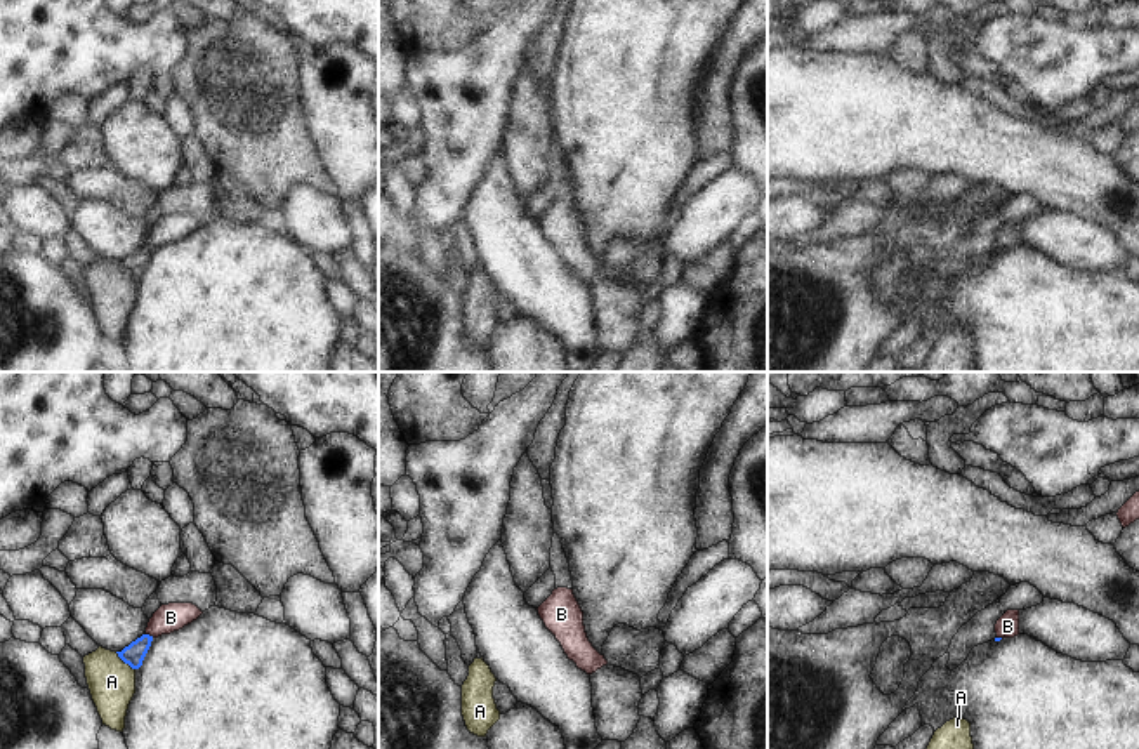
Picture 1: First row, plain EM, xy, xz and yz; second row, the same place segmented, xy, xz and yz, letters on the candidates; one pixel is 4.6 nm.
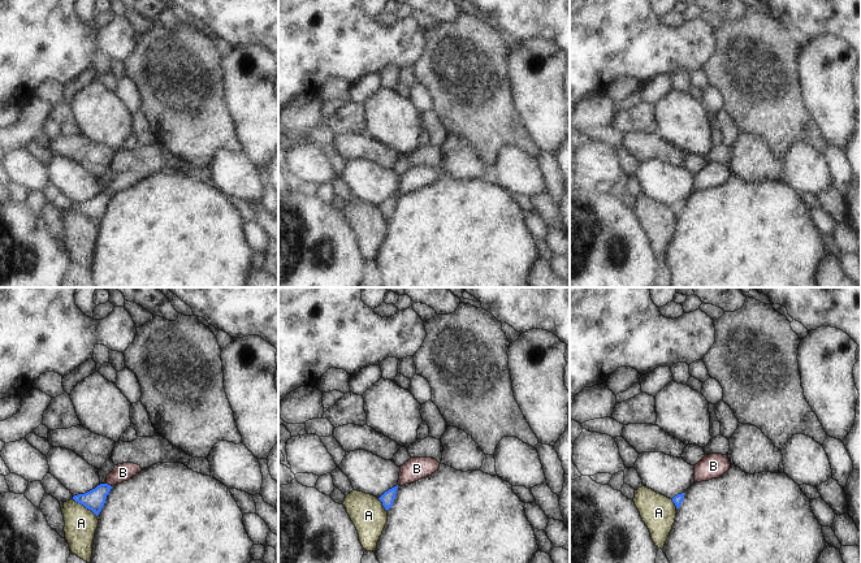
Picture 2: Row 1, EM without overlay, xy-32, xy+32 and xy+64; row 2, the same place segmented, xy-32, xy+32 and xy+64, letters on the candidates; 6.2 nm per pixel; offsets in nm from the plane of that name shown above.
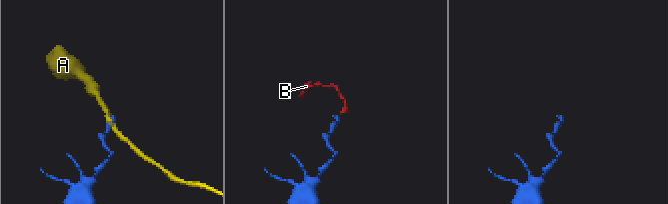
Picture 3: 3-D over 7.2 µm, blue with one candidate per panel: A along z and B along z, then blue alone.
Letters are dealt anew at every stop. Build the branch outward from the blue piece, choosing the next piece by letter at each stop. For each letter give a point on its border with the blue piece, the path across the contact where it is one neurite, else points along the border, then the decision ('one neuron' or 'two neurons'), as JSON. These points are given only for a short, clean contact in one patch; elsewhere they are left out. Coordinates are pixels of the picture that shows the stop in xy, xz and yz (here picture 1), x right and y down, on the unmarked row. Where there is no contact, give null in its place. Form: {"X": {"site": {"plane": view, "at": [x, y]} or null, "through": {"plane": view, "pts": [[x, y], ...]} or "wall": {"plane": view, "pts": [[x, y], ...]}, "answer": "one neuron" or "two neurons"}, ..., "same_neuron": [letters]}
{"A": {"site": {"plane": "xy", "at": [125, 273]}, "wall": {"plane": "xy", "pts": [[115, 263], [134, 280]]}, "answer": "two neurons"}, "B": {"site": {"plane": "xy", "at": [148, 245]}, "through": {"plane": "xy", "pts": [[134, 265], [148, 245], [171, 228]]}, "answer": "one neuron"}, "same_neuron": ["B"]}

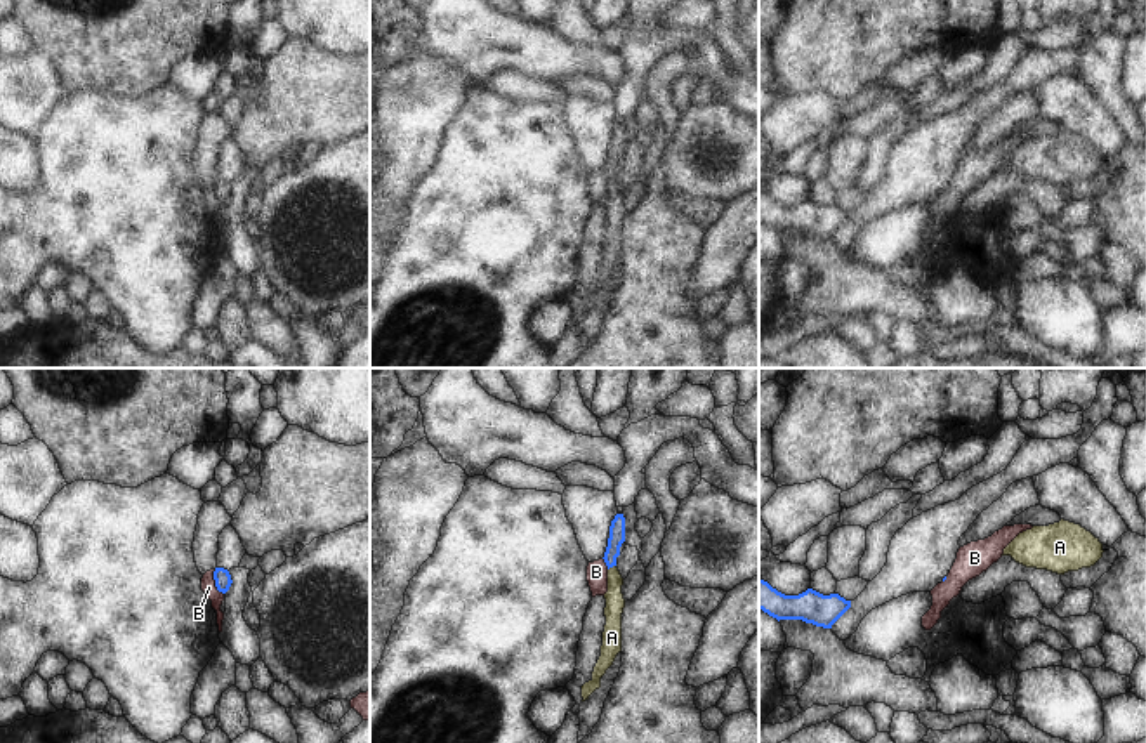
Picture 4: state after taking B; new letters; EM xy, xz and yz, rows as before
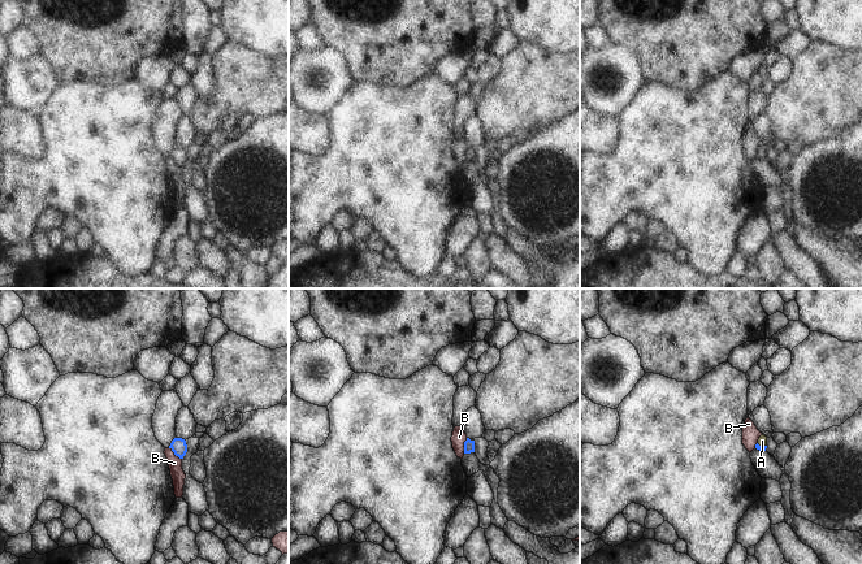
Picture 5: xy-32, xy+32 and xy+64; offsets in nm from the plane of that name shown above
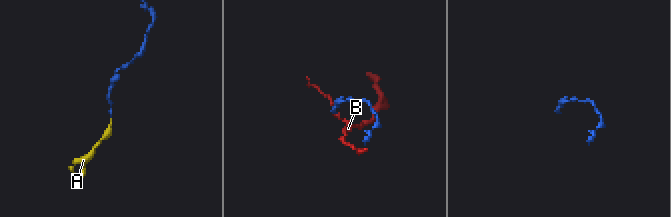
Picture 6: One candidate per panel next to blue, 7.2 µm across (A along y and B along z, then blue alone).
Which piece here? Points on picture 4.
{"A": {"site": {"plane": "xz", "at": [612, 177]}, "through": {"plane": "xz", "pts": [[617, 141], [612, 177], [615, 214]]}, "answer": "one neuron"}, "B": {"site": {"plane": "xy", "at": [216, 193]}, "answer": "two neurons"}, "same_neuron": ["A"]}

